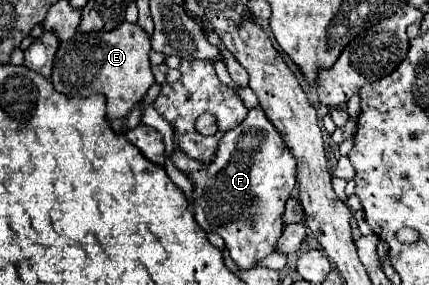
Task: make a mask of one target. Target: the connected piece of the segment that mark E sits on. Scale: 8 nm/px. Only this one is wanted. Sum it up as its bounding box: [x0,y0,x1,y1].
[52,21,154,121]

